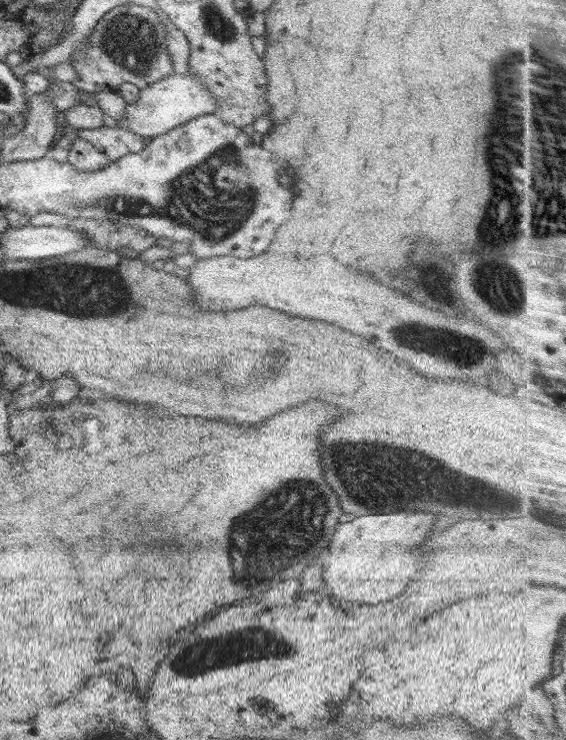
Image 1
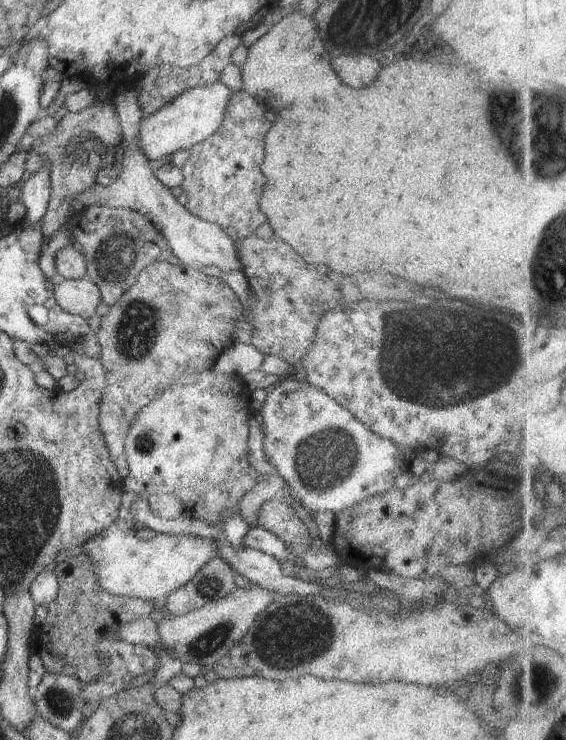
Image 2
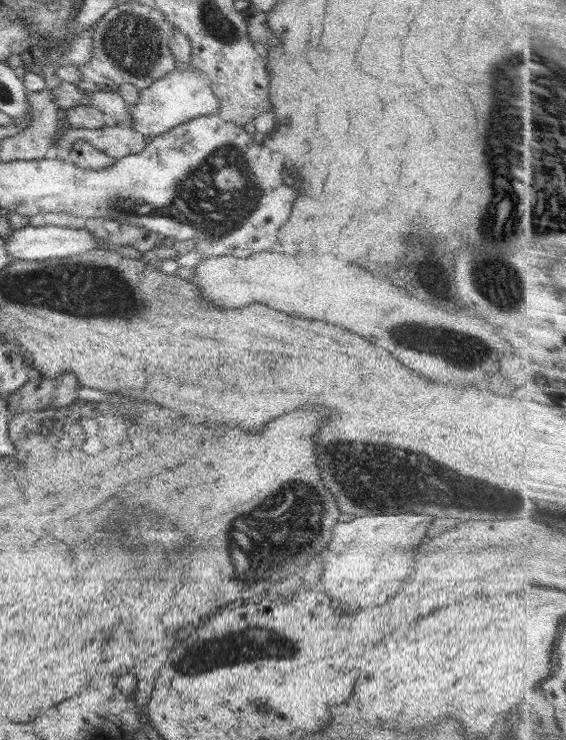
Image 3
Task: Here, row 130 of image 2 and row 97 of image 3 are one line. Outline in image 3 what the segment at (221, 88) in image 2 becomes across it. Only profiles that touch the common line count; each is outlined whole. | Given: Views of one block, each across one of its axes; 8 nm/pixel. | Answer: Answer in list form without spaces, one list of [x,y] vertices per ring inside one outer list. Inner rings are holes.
[[[190,64],[182,71],[175,68],[150,87],[139,91],[138,102],[127,106],[128,113],[132,117],[129,126],[151,139],[198,116],[218,115],[220,101],[216,98],[211,86],[210,79],[202,71],[198,71],[198,68]]]

